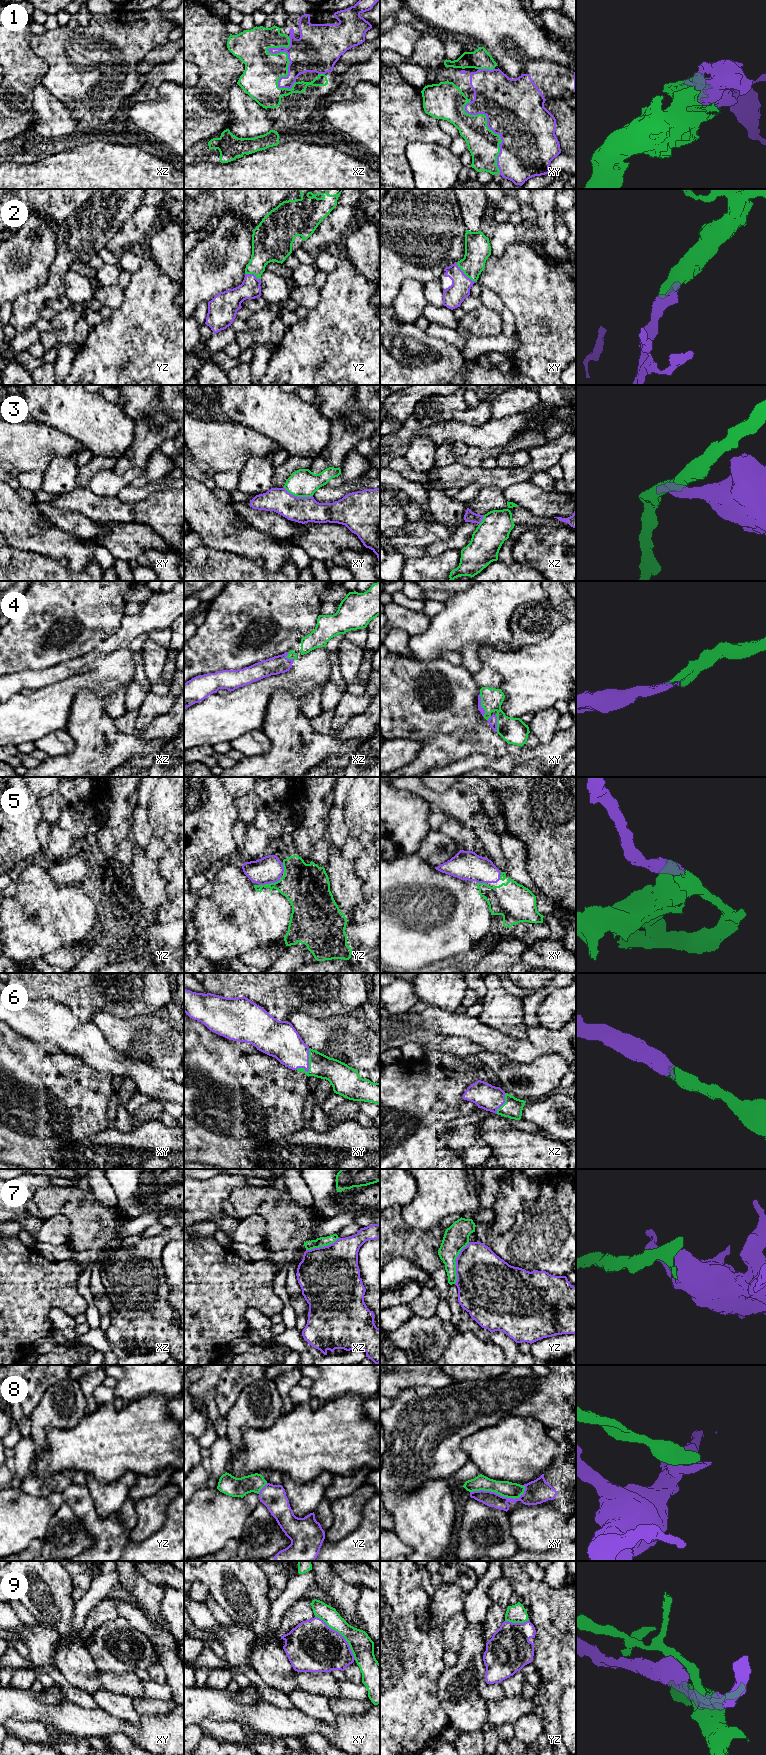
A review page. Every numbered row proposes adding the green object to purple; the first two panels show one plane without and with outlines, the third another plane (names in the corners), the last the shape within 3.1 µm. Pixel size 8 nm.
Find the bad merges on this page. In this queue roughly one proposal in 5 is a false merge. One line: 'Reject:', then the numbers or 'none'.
Reject: 3, 7, 8, 9

